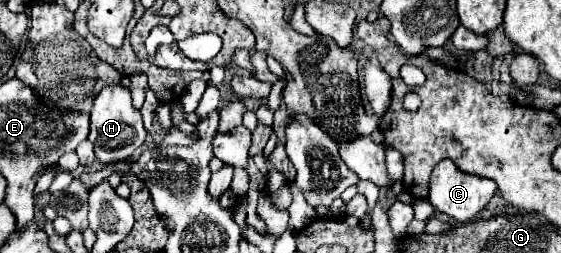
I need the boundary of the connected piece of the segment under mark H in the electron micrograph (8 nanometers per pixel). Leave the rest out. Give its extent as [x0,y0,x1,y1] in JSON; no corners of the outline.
[88,84,146,164]

